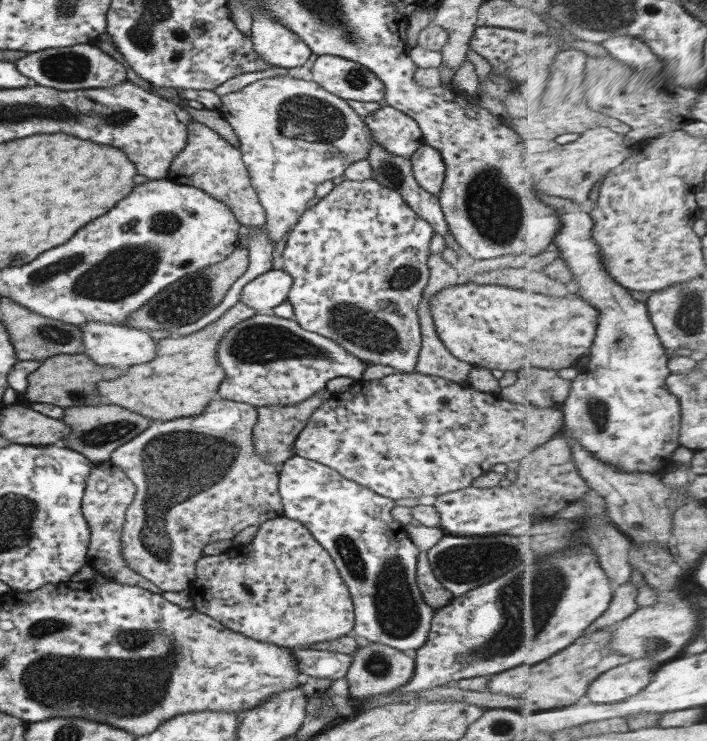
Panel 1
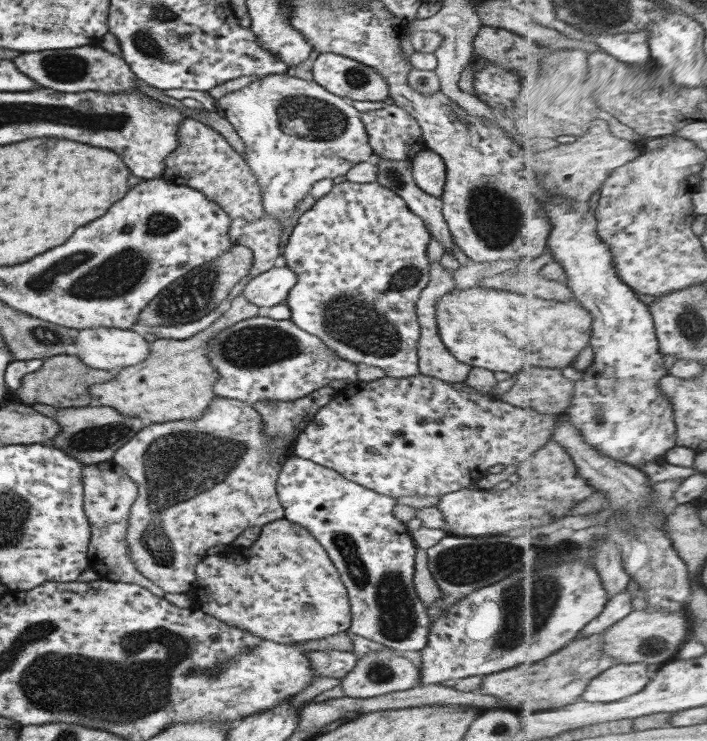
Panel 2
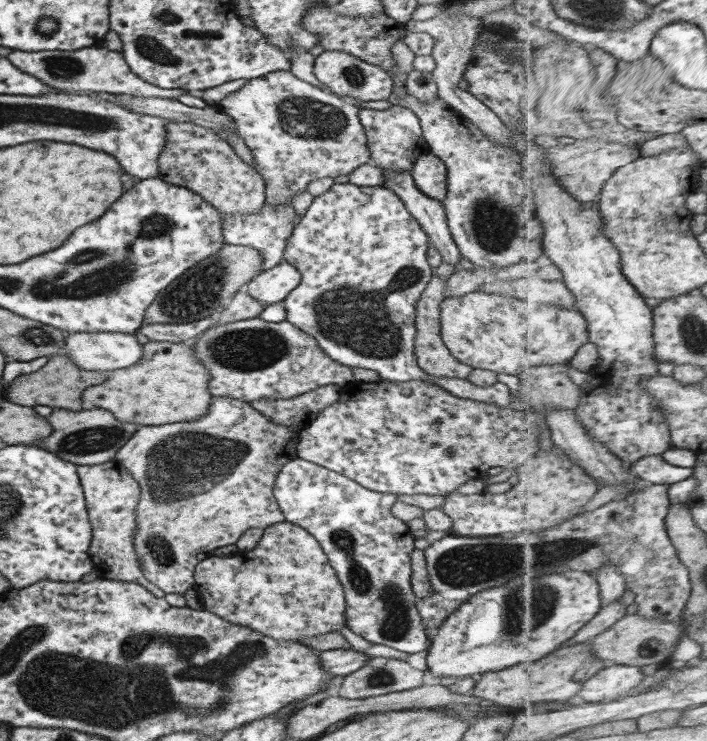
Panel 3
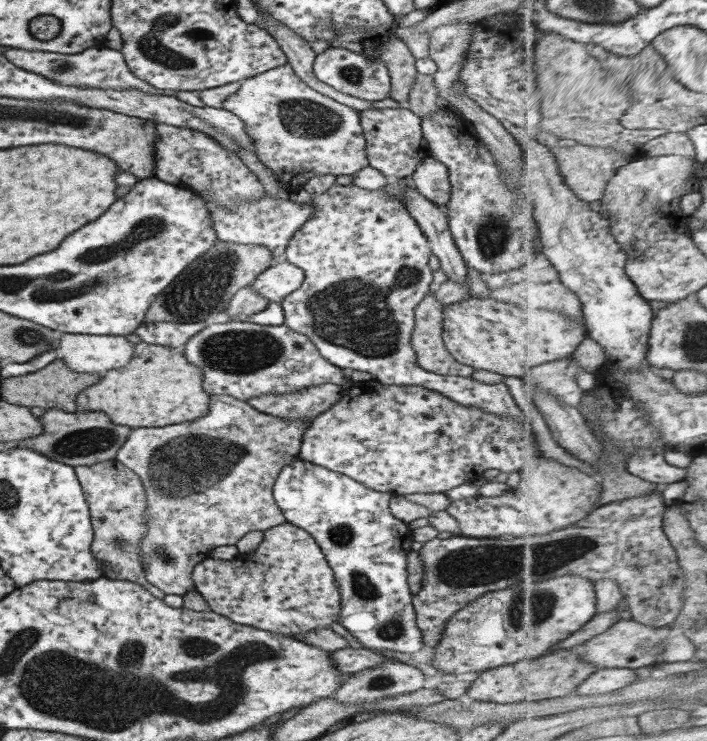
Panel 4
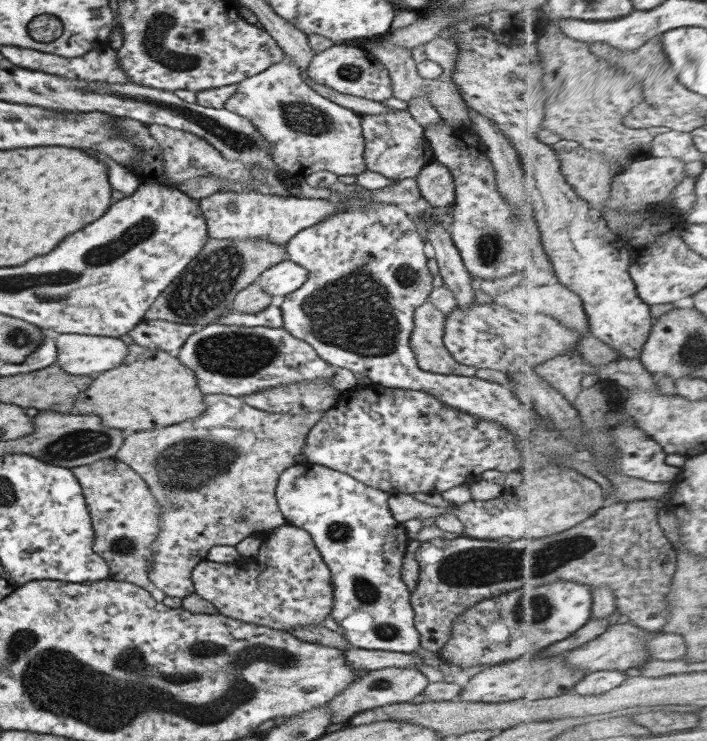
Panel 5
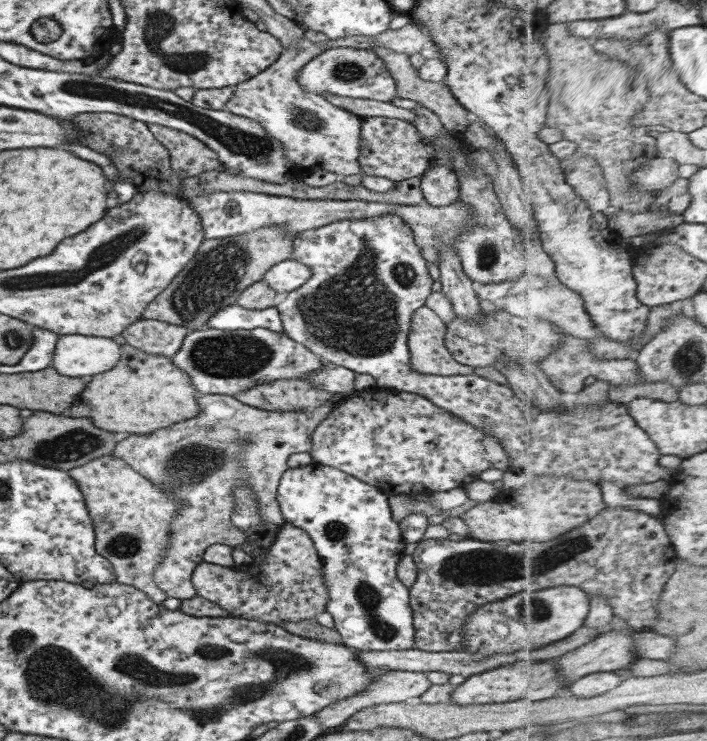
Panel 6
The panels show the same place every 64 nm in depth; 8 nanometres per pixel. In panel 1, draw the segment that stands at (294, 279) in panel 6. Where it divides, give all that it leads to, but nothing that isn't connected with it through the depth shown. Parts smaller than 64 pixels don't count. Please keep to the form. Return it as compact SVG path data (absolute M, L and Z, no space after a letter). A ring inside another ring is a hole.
M270 269L245 284L240 292L240 302L259 311L274 308L288 298L292 286L292 276L284 269Z

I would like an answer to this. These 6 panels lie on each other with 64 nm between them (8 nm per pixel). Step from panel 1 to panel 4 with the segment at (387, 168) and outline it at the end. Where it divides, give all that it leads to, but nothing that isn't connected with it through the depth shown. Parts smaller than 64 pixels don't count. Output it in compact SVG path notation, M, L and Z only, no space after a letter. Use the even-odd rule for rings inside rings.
M409 188L402 203L429 240L431 255L438 258L448 280L464 284L468 274L467 265L450 233L446 208L428 201L416 188Z

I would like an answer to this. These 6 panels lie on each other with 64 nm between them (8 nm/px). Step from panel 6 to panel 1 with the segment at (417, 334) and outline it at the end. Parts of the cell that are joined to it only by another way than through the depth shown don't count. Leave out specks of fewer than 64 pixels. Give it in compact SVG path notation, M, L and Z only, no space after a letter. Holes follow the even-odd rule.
M430 254L429 256L429 281L424 288L422 300L418 305L419 324L421 327L421 349L419 357L415 366L415 370L420 374L439 376L446 380L452 380L455 383L465 383L468 378L468 373L471 371L471 364L458 360L452 353L444 346L444 343L440 340L437 334L432 313L430 312L430 300L432 296L436 296L436 292L448 288L448 286L458 284L458 275L454 266L448 264L442 258L442 254Z

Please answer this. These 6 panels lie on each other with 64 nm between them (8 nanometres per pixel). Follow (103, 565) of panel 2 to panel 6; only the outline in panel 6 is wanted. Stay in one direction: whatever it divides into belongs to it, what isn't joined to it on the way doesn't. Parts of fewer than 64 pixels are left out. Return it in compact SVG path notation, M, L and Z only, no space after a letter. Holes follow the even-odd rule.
M113 454L100 456L84 466L72 468L69 470L69 474L72 476L72 480L76 480L80 492L83 494L94 527L96 552L110 561L116 573L116 582L138 588L152 602L162 605L167 596L154 582L153 574L160 566L160 560L164 560L164 550L168 548L168 540L170 540L170 532L172 532L170 524L181 505L164 487L155 485L151 480L142 477L140 473Z

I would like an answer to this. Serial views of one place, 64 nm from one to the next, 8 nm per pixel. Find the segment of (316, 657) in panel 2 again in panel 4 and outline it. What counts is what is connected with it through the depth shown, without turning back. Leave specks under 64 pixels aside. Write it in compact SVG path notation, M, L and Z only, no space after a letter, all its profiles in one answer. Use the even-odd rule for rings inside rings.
M350 646L332 651L330 654L334 665L343 673L349 674L351 672L358 673L370 668L375 668L376 664L384 664L390 658L372 651L366 647L358 647L357 649Z

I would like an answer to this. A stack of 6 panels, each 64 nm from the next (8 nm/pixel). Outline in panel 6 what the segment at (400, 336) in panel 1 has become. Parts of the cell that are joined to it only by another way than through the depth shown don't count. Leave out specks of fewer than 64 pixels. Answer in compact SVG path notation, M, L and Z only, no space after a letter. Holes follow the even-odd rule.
M384 216L384 217L372 217L365 220L346 220L337 221L333 224L322 226L321 228L309 229L305 232L300 232L294 238L293 259L305 266L312 269L312 276L295 291L289 292L287 298L280 304L277 309L280 313L281 324L283 325L283 332L296 340L297 343L304 344L310 352L314 352L324 362L332 363L336 366L341 366L352 370L357 374L370 374L376 380L378 387L382 387L385 390L398 390L404 392L412 392L414 394L420 394L436 404L438 408L446 412L452 412L454 416L458 416L460 420L472 424L474 428L480 428L484 430L486 434L494 436L504 446L504 450L508 452L510 460L512 460L512 467L510 470L514 473L522 473L523 476L533 476L537 478L542 476L548 477L576 477L578 480L592 480L592 482L614 482L621 486L623 484L652 484L652 482L660 482L666 480L672 480L676 470L670 470L663 465L663 453L660 450L660 446L656 444L655 440L648 434L647 429L642 428L639 425L639 421L635 416L632 416L631 408L628 403L606 403L606 405L580 405L571 403L568 409L564 411L554 411L554 409L542 408L536 402L526 402L517 397L510 386L498 384L493 380L482 378L474 374L470 375L454 375L454 376L434 376L428 374L420 374L412 368L410 364L410 350L408 350L408 334L411 328L412 315L415 310L418 310L421 306L426 304L426 299L429 294L432 294L432 277L428 273L428 264L421 256L420 248L414 240L414 233L412 230L396 216Z

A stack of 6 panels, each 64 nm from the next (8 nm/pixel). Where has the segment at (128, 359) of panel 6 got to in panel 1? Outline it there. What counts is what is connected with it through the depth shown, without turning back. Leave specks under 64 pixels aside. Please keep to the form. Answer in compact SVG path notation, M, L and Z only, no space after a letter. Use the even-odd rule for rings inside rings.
M240 302L230 307L221 318L199 332L188 336L171 336L160 339L156 343L156 355L150 362L128 367L126 374L116 377L116 380L104 380L98 383L96 390L102 398L108 400L108 404L116 404L122 408L128 408L136 414L141 414L150 420L174 420L182 416L196 416L200 414L214 399L218 398L218 389L224 379L224 368L218 364L216 351L220 346L220 339L224 334L244 320L256 316L256 310Z

